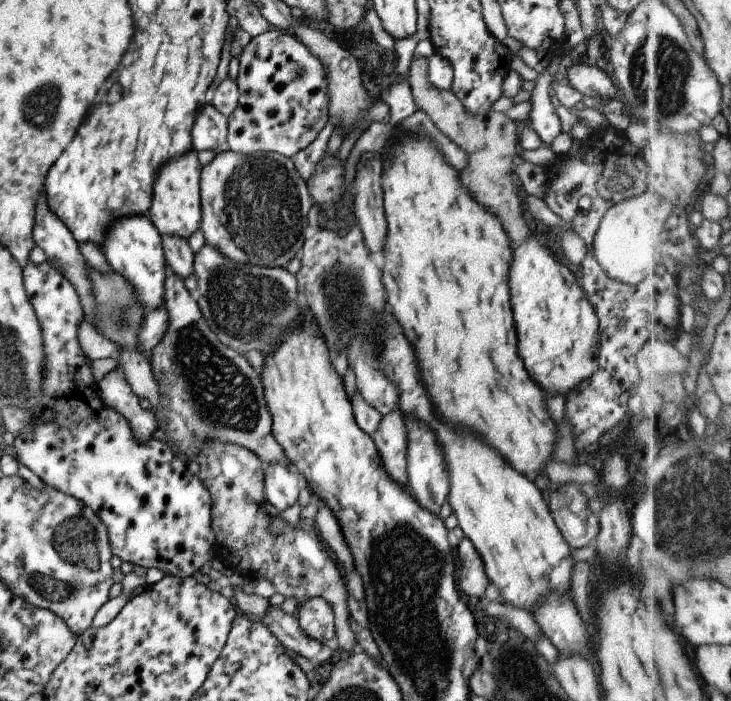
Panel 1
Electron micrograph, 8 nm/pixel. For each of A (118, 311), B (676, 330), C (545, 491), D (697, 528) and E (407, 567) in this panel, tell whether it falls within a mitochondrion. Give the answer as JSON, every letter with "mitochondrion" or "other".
{"A":"mitochondrion","B":"other","C":"other","D":"mitochondrion","E":"mitochondrion"}

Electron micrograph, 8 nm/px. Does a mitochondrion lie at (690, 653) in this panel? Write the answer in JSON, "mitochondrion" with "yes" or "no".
{"mitochondrion":"no"}

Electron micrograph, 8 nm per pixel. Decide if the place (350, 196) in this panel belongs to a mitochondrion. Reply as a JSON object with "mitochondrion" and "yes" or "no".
{"mitochondrion":"no"}

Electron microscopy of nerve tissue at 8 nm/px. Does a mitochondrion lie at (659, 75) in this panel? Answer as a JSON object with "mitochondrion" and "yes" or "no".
{"mitochondrion":"yes"}

